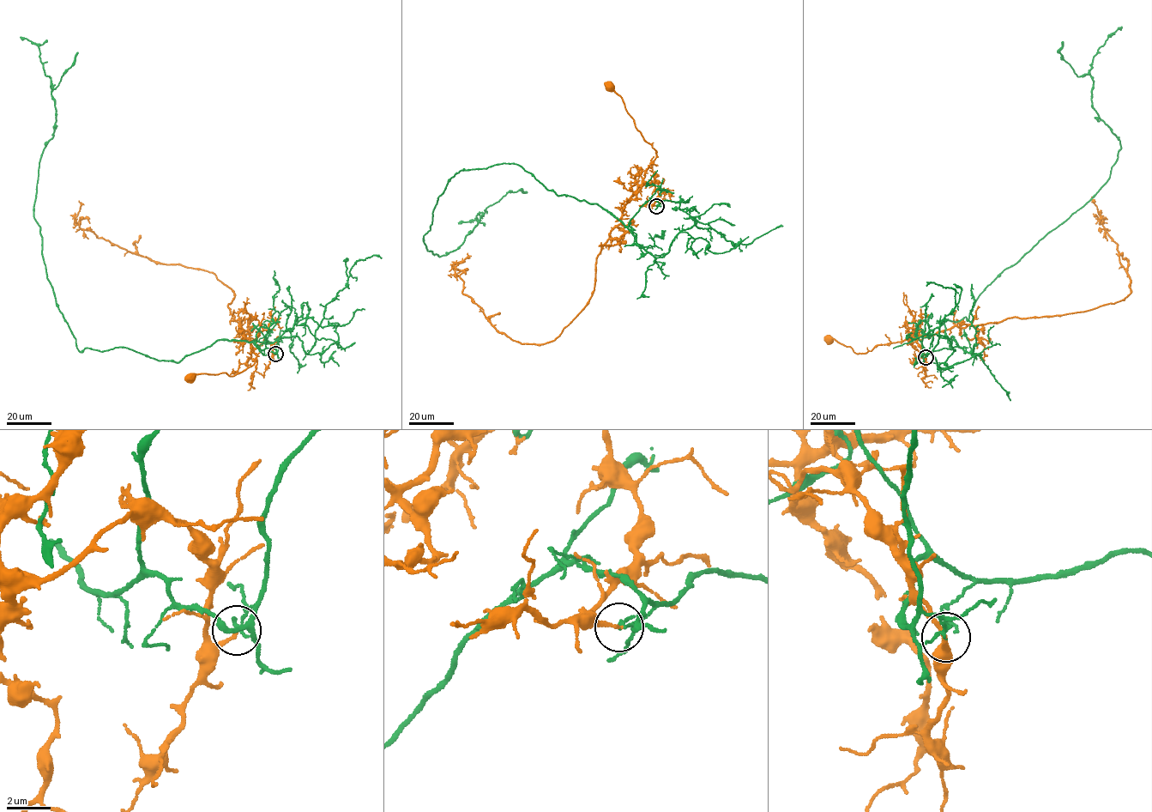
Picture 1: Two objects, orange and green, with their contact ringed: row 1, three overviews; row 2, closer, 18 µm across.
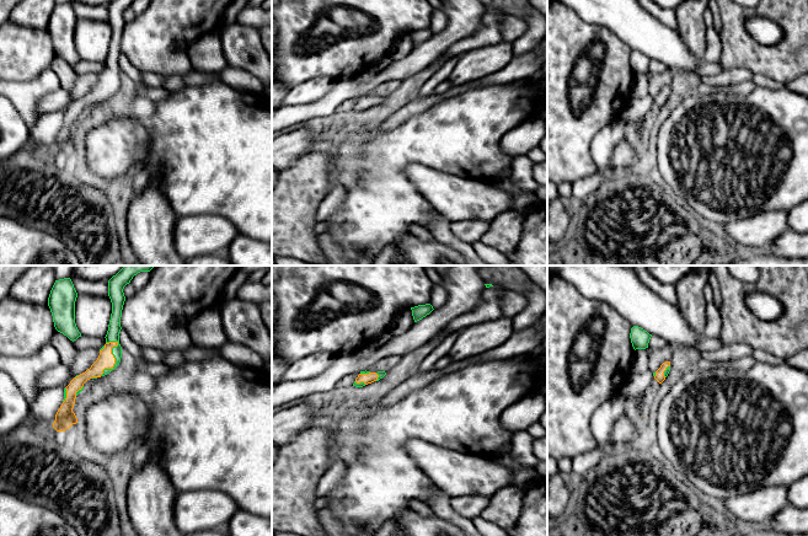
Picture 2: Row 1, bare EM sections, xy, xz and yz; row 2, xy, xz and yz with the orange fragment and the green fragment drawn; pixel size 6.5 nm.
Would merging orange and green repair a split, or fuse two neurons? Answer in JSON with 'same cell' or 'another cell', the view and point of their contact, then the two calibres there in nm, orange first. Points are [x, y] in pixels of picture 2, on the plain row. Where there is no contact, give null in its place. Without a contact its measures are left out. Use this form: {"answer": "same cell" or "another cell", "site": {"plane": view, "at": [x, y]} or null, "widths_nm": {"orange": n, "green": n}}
{"answer": "another cell", "site": {"plane": "xy", "at": [114, 85]}, "widths_nm": {"orange": 110, "green": 80}}

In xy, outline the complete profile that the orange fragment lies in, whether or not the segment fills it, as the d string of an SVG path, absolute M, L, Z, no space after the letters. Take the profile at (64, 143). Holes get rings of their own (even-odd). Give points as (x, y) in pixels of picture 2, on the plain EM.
M109 66L105 69L105 73L100 75L97 85L85 97L74 102L66 113L66 123L61 128L55 139L53 152L57 156L65 156L70 151L77 148L77 143L73 136L76 117L82 113L84 108L92 102L101 102L105 93L113 93L116 82L112 79L112 73L117 71L118 66Z

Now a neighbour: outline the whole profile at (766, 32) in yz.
M750 17L745 21L749 34L762 45L774 45L785 38L783 30L770 18Z

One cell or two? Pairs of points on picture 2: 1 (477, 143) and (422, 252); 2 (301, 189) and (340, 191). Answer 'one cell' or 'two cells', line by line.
1: two cells
2: two cells

